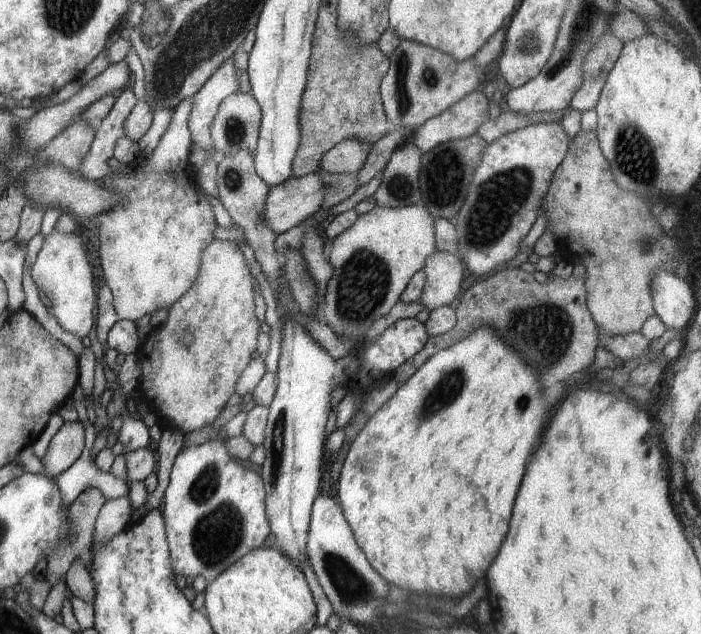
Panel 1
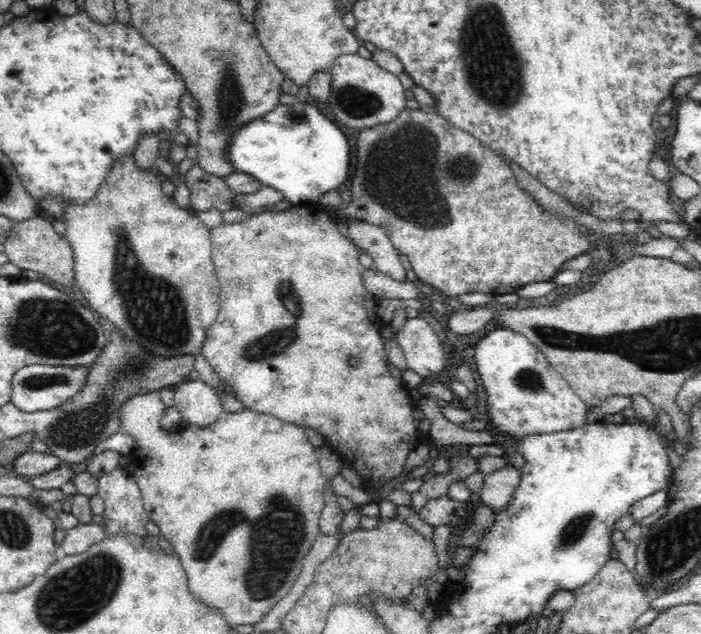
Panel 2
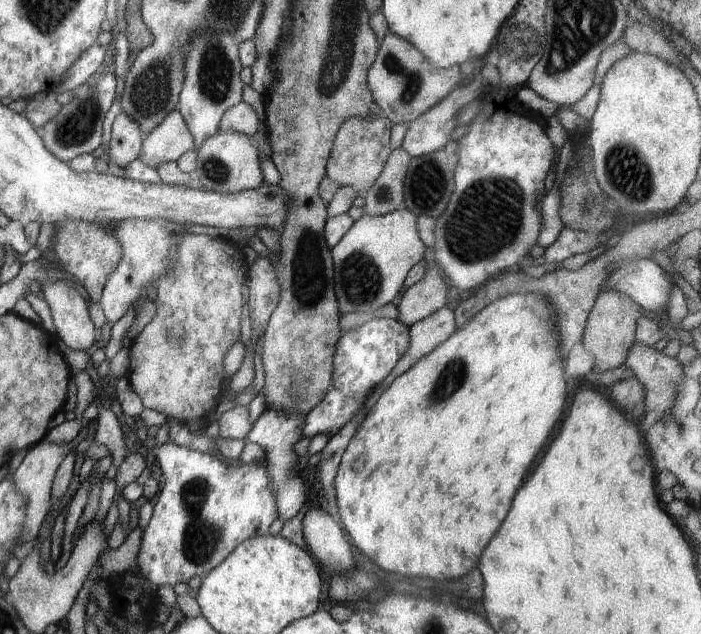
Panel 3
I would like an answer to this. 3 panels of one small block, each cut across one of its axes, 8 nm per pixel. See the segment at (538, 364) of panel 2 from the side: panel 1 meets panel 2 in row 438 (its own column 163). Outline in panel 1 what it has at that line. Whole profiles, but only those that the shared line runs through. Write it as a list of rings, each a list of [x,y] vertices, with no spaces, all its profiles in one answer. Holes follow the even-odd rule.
[[[221,433],[202,444],[182,448],[174,458],[159,504],[174,575],[192,578],[203,576],[207,583],[211,582],[246,552],[261,547],[270,533],[270,524],[264,509],[262,476],[237,464],[228,453],[225,440],[227,436]]]

